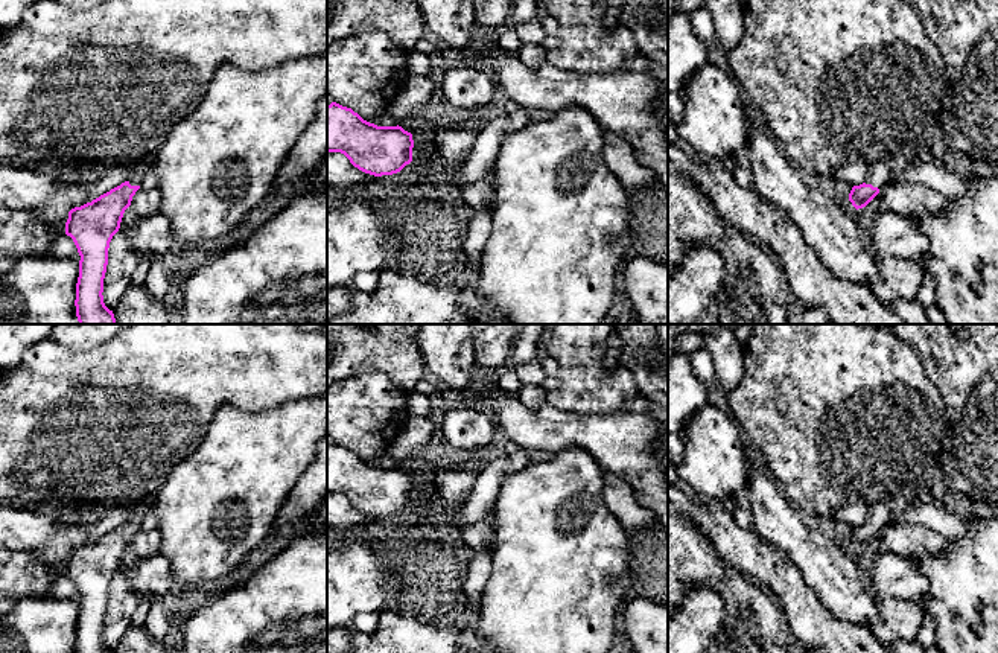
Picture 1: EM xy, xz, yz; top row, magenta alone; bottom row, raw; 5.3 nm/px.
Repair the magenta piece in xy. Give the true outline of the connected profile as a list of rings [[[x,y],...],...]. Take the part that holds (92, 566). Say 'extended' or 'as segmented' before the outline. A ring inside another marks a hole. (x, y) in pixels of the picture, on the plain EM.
extended; [[[155,493],[146,496],[135,505],[131,519],[99,539],[68,553],[65,575],[70,577],[81,597],[79,618],[76,624],[76,653],[113,653],[103,644],[103,620],[108,606],[108,589],[113,577],[119,572],[125,551],[131,546],[132,537],[140,530],[143,516],[152,510]]]

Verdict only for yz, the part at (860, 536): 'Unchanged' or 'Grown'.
Grown

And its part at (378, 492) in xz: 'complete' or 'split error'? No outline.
complete

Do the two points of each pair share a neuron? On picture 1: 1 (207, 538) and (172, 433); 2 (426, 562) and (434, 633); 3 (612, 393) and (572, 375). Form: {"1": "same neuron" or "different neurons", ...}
{"1": "different neurons", "2": "different neurons", "3": "same neuron"}

